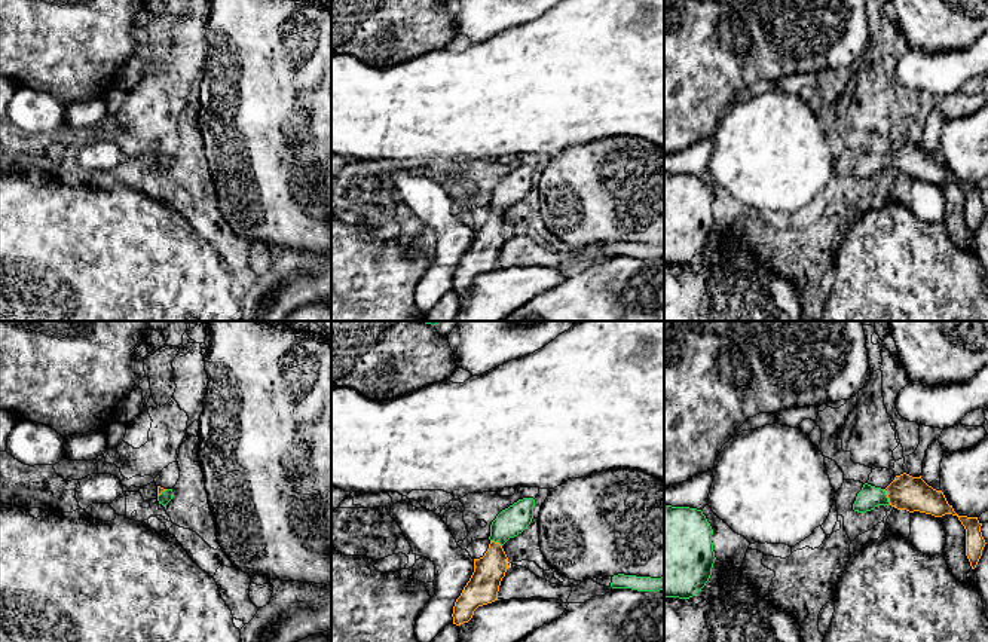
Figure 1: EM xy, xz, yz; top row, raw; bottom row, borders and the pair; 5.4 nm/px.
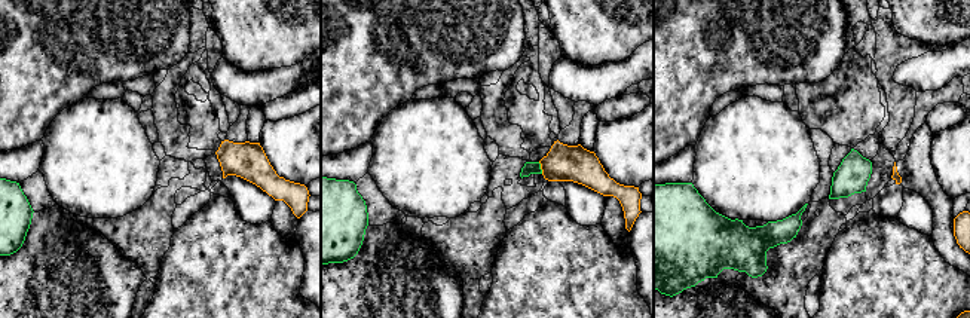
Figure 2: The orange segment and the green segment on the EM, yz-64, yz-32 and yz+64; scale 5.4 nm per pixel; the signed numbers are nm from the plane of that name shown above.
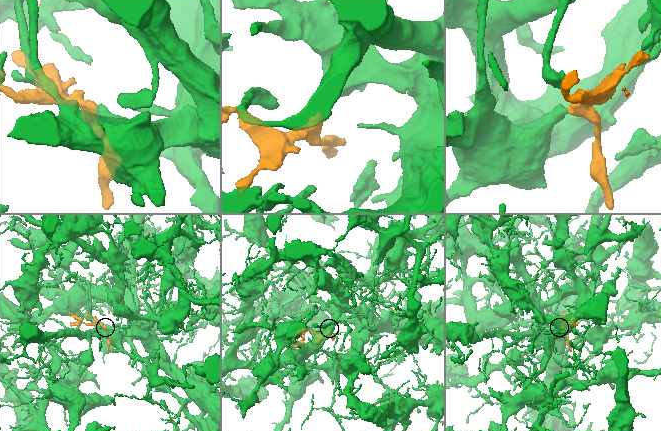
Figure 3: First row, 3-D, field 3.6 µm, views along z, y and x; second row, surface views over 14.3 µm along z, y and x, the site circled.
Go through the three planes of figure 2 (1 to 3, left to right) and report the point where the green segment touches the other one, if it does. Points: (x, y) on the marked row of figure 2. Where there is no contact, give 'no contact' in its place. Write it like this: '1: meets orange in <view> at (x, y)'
1: no contact
2: meets orange in yz-32 at (541, 168)
3: no contact

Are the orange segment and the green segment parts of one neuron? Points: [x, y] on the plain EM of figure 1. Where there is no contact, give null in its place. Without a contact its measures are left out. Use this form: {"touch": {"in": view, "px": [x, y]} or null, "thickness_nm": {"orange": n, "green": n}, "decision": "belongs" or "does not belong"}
{"touch": {"in": "yz", "px": [887, 164]}, "thickness_nm": {"orange": 190, "green": 120}, "decision": "belongs"}

